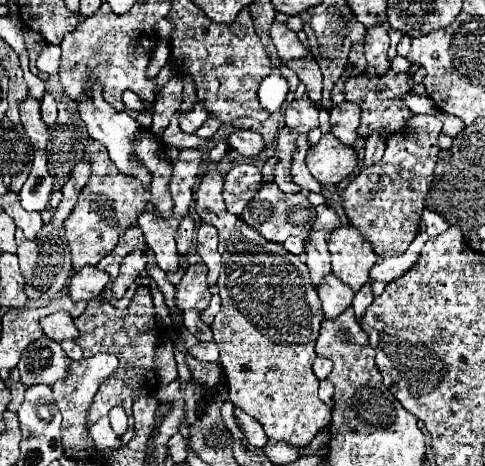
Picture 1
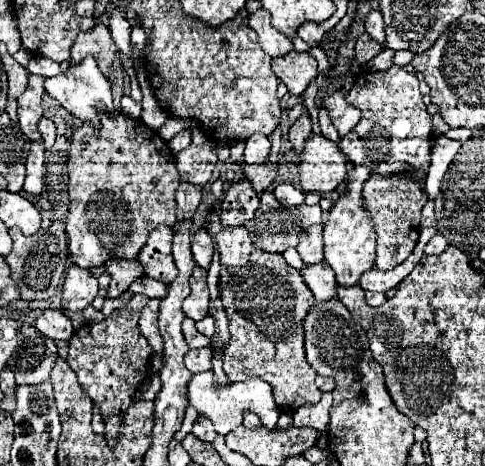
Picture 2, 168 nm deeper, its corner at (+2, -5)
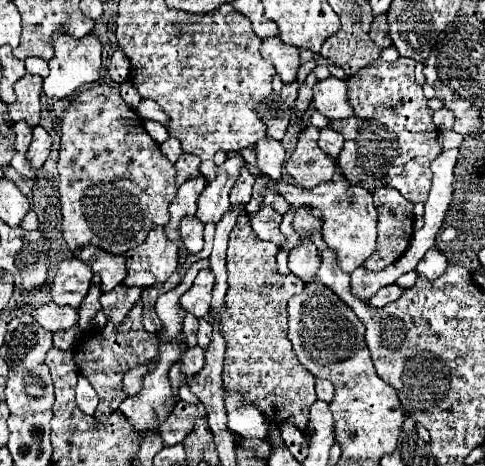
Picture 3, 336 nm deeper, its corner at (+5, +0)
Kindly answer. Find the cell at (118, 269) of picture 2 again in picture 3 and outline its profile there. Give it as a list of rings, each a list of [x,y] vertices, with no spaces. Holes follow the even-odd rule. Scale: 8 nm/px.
[[[85,246],[75,256],[81,258],[83,262],[87,262],[91,266],[91,270],[101,276],[101,290],[103,292],[113,290],[127,276],[125,256],[115,256],[115,254],[103,252],[101,248],[95,248],[95,246]]]

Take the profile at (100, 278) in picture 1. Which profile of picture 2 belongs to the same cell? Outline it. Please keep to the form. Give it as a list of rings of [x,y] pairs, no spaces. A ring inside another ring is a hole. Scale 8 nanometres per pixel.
[[[70,265],[64,275],[62,307],[68,311],[82,311],[94,301],[96,295],[98,295],[96,277],[82,267]]]

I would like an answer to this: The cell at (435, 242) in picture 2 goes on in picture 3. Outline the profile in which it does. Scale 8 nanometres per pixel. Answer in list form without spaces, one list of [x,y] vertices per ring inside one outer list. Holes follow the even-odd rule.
[[[431,248],[417,264],[417,272],[427,280],[435,280],[445,272],[445,268],[447,268],[447,258],[443,256],[443,252],[439,252],[439,248]]]

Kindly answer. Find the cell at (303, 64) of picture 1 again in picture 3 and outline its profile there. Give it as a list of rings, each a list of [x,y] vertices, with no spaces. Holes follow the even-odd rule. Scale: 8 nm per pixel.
[[[277,36],[265,38],[261,44],[261,56],[263,56],[263,60],[267,60],[275,66],[283,84],[293,84],[297,80],[297,70],[301,66],[299,48],[291,48],[287,44],[283,44]]]

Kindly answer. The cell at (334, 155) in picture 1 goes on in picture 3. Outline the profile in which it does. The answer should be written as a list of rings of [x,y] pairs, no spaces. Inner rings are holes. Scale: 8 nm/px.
[[[307,126],[299,134],[299,142],[295,152],[291,154],[289,162],[285,164],[285,170],[289,176],[293,176],[295,184],[301,188],[315,188],[323,182],[331,182],[333,174],[337,170],[337,160],[331,160],[319,146],[319,128]]]

